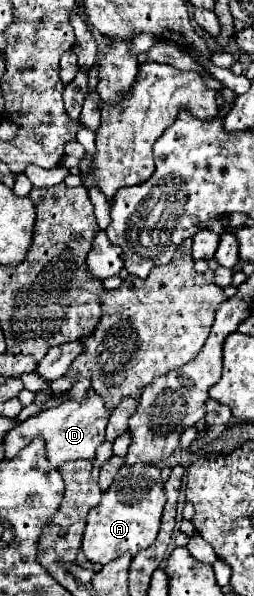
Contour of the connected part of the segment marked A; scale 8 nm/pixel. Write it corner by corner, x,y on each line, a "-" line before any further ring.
137,462
133,466
121,466
109,490
103,492
101,502
87,514
87,526
81,542
81,550
87,560
105,566
123,554
135,556
149,548
157,538
165,500
159,464
151,466

